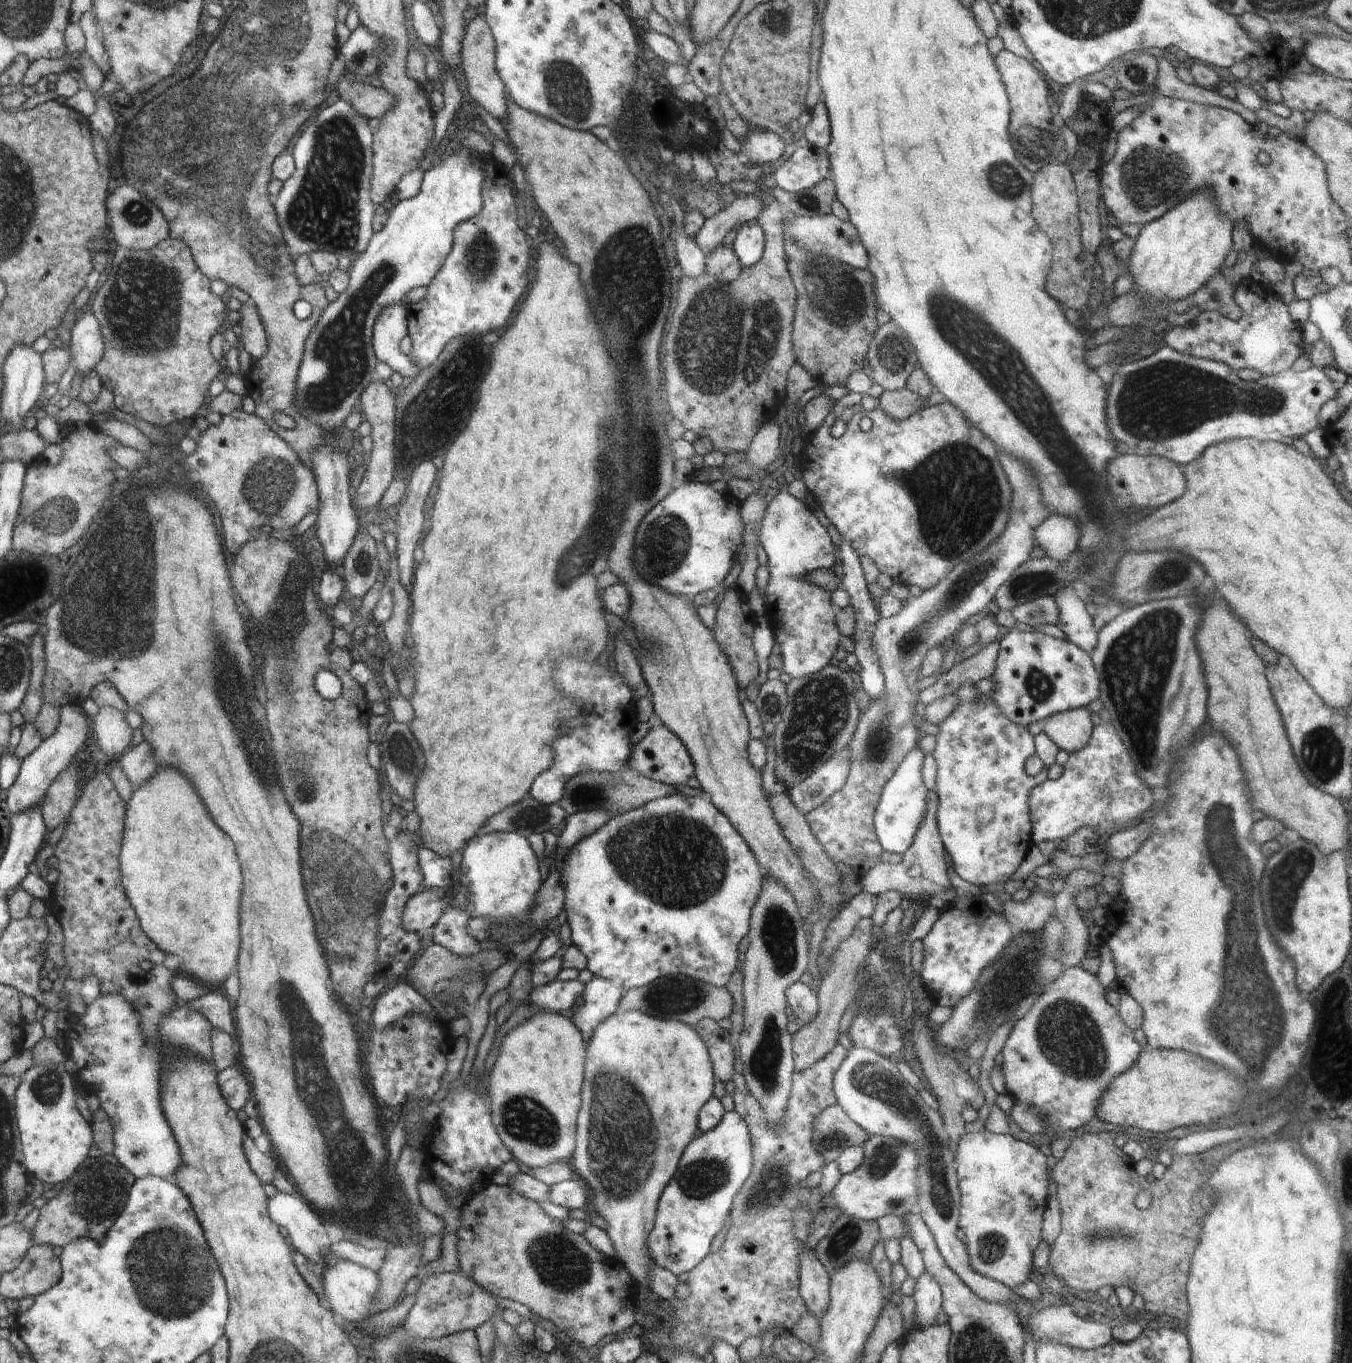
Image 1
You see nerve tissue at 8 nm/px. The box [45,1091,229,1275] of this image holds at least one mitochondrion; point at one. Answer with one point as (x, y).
(99, 1190)

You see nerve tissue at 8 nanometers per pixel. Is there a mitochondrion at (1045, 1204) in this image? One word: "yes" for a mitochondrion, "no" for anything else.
no

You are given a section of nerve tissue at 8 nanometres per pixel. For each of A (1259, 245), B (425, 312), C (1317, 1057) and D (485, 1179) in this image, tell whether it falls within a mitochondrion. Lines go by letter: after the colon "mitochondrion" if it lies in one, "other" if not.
A: other
B: other
C: mitochondrion
D: other

